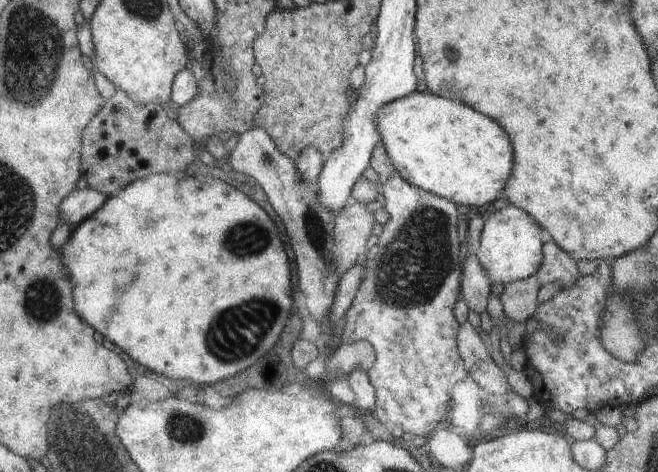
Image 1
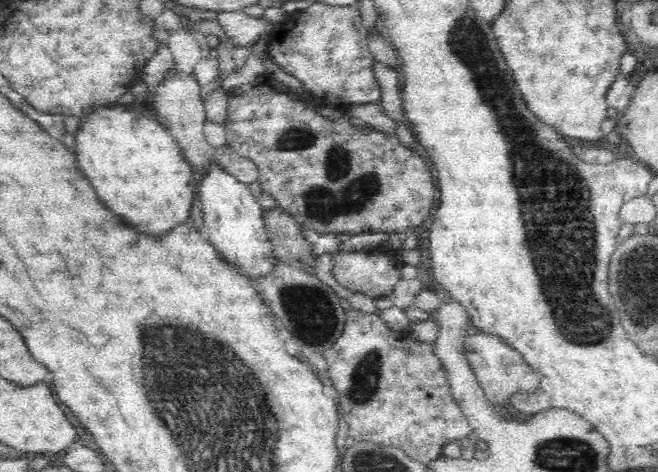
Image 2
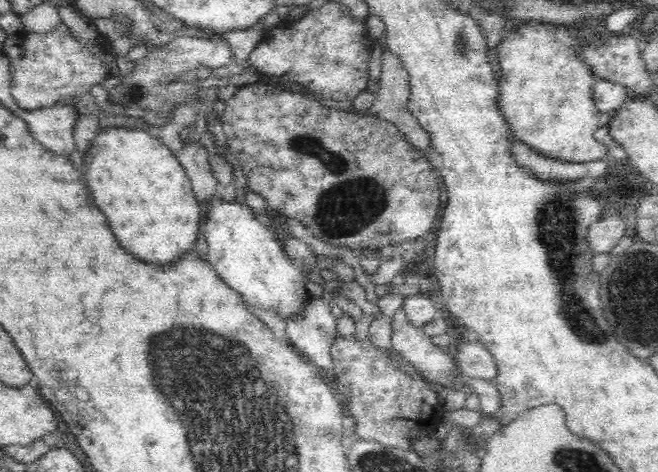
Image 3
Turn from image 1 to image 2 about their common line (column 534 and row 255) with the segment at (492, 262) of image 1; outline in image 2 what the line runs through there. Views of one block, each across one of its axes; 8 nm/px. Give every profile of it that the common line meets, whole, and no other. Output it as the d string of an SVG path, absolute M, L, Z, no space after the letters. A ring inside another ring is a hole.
M213 161L206 174L199 178L198 194L209 241L216 246L222 259L234 265L248 279L256 280L267 275L280 260L276 258L268 238L263 209L256 201L257 198L250 193L248 185L222 167L214 165Z

